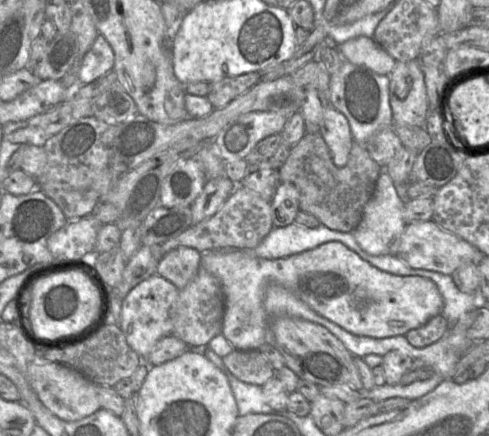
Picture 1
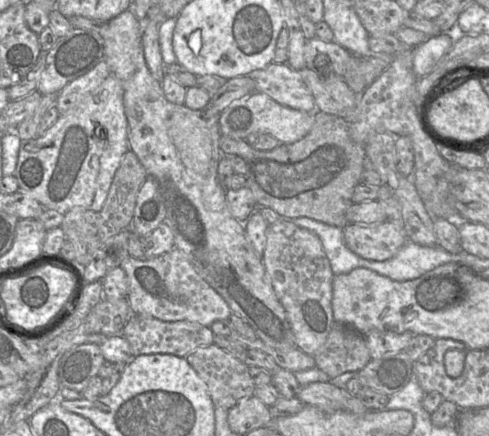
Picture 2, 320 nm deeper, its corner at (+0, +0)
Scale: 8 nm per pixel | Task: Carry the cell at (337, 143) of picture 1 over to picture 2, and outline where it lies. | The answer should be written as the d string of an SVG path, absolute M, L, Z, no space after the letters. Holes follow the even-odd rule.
M272 62L263 69L253 71L247 76L254 80L256 91L267 94L270 98L283 106L307 113L314 113L316 110L314 97L305 84L302 75L299 71L291 68L287 63L278 64Z

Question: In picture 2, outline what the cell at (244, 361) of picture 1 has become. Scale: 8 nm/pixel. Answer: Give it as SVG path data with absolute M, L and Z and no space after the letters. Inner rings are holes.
M215 343L198 347L185 358L206 383L214 407L230 409L243 398L254 394L256 384L249 373L249 366Z

